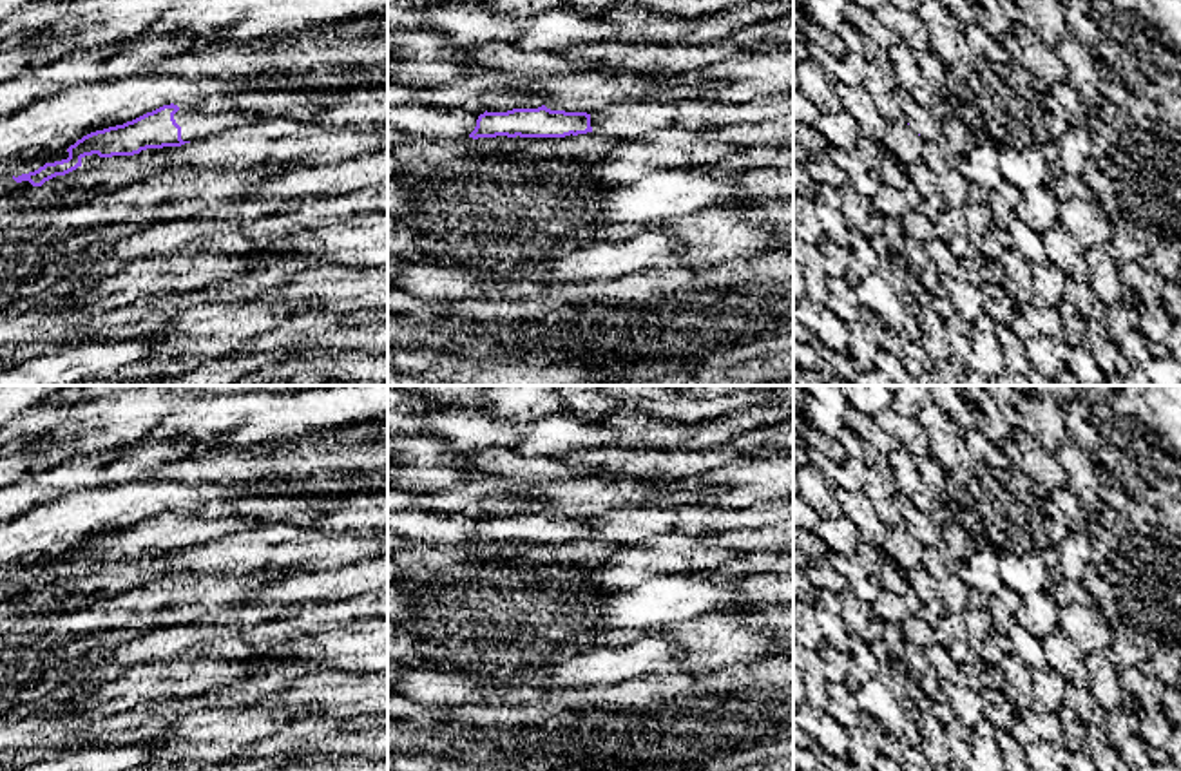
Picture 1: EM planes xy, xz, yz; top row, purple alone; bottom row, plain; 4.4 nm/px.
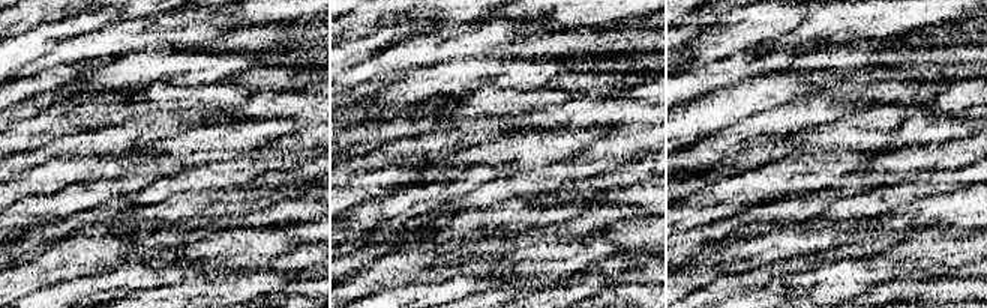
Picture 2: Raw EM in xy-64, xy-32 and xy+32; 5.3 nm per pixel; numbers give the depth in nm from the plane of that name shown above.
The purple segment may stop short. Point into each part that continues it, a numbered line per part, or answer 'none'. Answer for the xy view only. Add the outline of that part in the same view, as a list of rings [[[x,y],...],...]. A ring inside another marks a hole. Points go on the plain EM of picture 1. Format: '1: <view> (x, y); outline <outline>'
1: xy (196, 529); outline [[[179,514],[174,519],[176,528],[181,532],[181,545],[194,547],[214,543],[226,534],[264,527],[264,521],[246,518],[212,518],[208,514]]]
2: xy (8, 590); outline [[[0,581],[0,603],[9,601],[9,599],[16,599],[20,595],[27,595],[31,592],[33,590],[29,586],[16,588],[13,583]]]

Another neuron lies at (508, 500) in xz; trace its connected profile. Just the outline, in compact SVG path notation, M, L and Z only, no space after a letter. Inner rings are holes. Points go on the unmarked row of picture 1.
M473 478L437 492L420 492L418 510L464 514L471 518L507 518L545 510L540 500L525 498L518 487L502 487L493 478Z

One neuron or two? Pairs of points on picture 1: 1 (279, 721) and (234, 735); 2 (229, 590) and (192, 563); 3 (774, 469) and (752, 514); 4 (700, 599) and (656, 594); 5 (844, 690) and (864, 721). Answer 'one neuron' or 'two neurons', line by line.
1: one neuron
2: two neurons
3: two neurons
4: one neuron
5: one neuron

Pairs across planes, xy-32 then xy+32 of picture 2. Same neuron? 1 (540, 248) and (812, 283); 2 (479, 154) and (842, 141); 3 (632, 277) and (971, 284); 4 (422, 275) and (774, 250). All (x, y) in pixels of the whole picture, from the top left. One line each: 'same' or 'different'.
1: same
2: different
3: same
4: different

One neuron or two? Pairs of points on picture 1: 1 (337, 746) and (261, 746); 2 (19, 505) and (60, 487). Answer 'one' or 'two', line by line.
1: one
2: one

